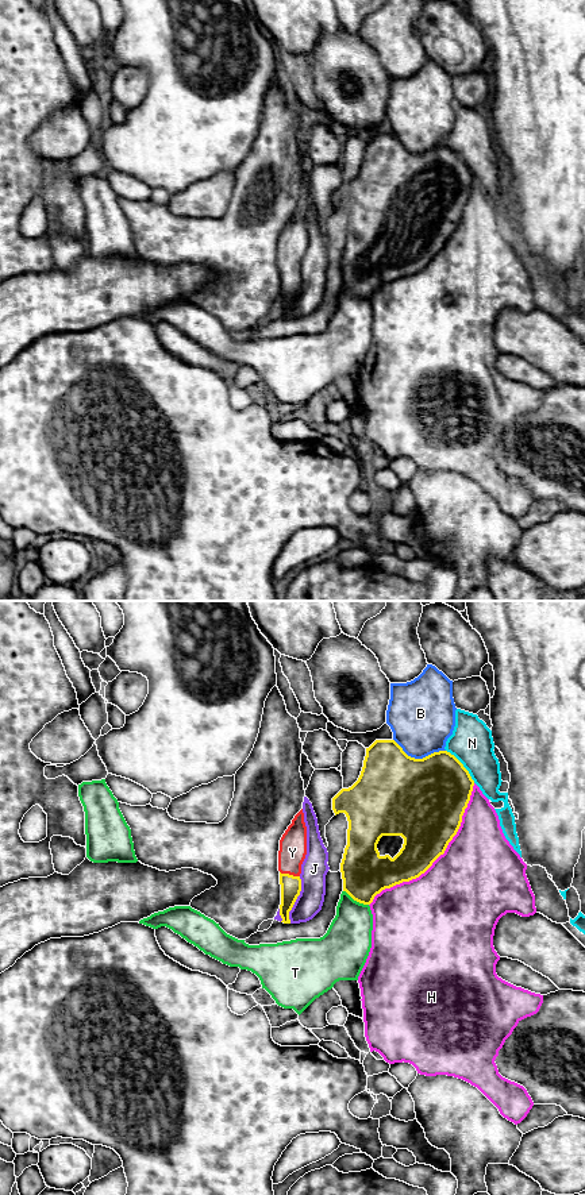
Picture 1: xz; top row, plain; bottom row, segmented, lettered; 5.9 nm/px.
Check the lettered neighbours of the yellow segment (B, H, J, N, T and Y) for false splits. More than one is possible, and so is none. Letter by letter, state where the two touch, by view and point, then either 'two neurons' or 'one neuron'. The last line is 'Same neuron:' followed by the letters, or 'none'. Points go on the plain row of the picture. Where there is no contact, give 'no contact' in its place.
B: xz (419, 154) | two neurons
H: xz (439, 250) | two neurons
J: xz (296, 293) | two neurons
N: xz (462, 161) | two neurons
T: xz (355, 295) | two neurons
Y: xz (288, 269) | one neuron
Same neuron: Y

